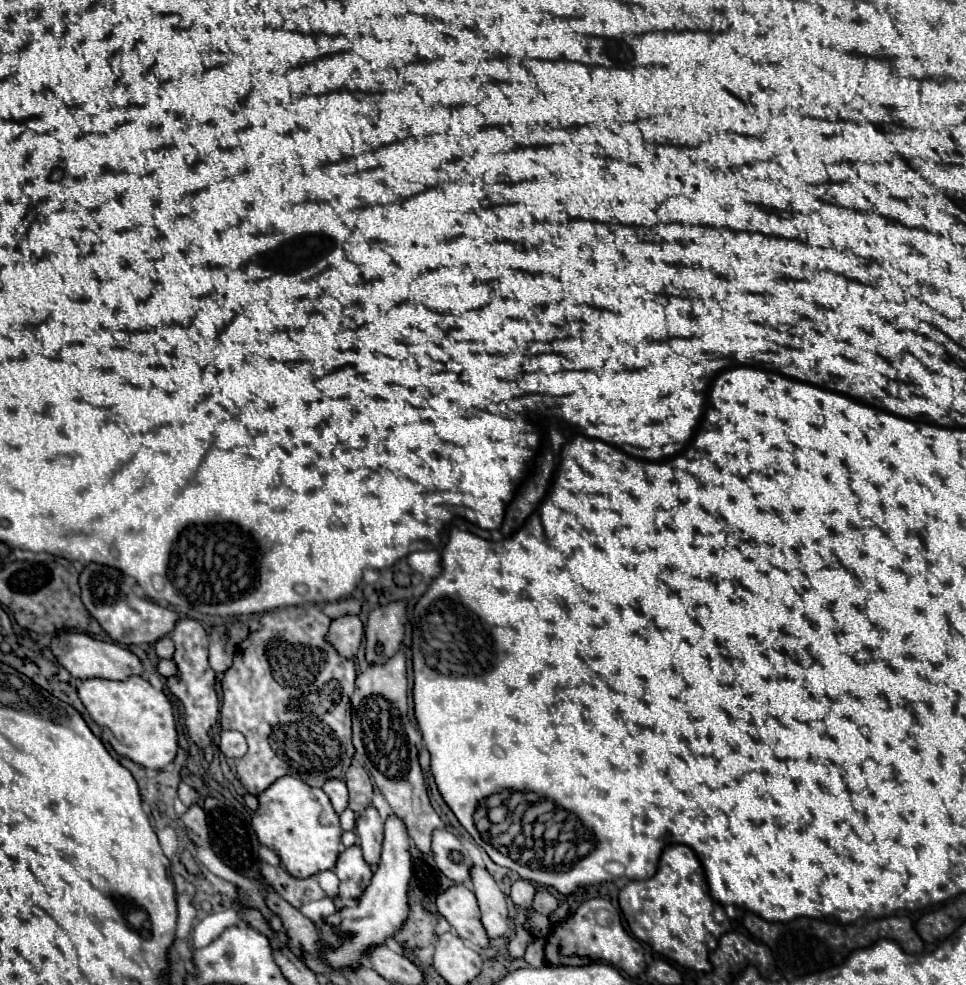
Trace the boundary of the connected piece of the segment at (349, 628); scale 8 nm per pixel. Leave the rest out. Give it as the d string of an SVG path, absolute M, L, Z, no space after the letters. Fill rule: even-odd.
M342 616L332 620L332 628L328 632L328 640L336 644L336 650L342 656L356 656L364 638L364 626L358 616ZM356 646L356 652L354 652Z

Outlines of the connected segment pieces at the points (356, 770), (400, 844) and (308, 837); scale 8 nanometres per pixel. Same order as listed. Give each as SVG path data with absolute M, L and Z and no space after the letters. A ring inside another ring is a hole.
M352 764L346 772L346 786L350 790L350 808L356 814L362 814L372 804L372 782L366 770L358 764Z
M390 814L384 820L384 844L382 844L382 860L370 880L370 886L360 896L360 904L356 908L344 908L334 916L328 916L318 928L340 948L336 952L336 968L340 968L340 960L360 960L360 948L364 944L382 944L388 936L394 936L408 916L408 880L412 876L412 860L410 860L410 836L406 832L404 822ZM328 924L336 924L336 928L344 928L344 932L356 932L356 940L352 944L340 944L336 940L336 932L328 928Z
M282 776L258 796L258 810L252 826L262 844L274 846L286 870L296 878L308 878L322 870L332 870L340 854L342 828L330 798L322 788L312 788L298 778Z

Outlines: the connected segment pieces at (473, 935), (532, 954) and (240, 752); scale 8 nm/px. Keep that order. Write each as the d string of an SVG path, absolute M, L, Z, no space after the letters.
M450 886L446 892L442 892L436 898L438 912L450 922L450 926L458 932L460 938L480 946L488 948L490 938L480 922L480 908L476 902L476 896L466 886Z
M536 938L536 940L528 946L528 950L526 950L526 954L524 954L524 960L526 960L530 966L534 966L534 968L544 966L544 964L546 964L544 946L546 946L546 940L544 940L544 938Z
M222 732L218 748L228 758L240 758L240 756L244 756L248 746L246 746L244 736L240 736L240 732Z

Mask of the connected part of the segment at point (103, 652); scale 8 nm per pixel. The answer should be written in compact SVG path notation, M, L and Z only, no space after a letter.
M60 632L50 640L50 650L58 664L64 666L74 678L106 678L106 680L126 680L132 674L142 674L142 662L120 644L102 642L82 632Z

